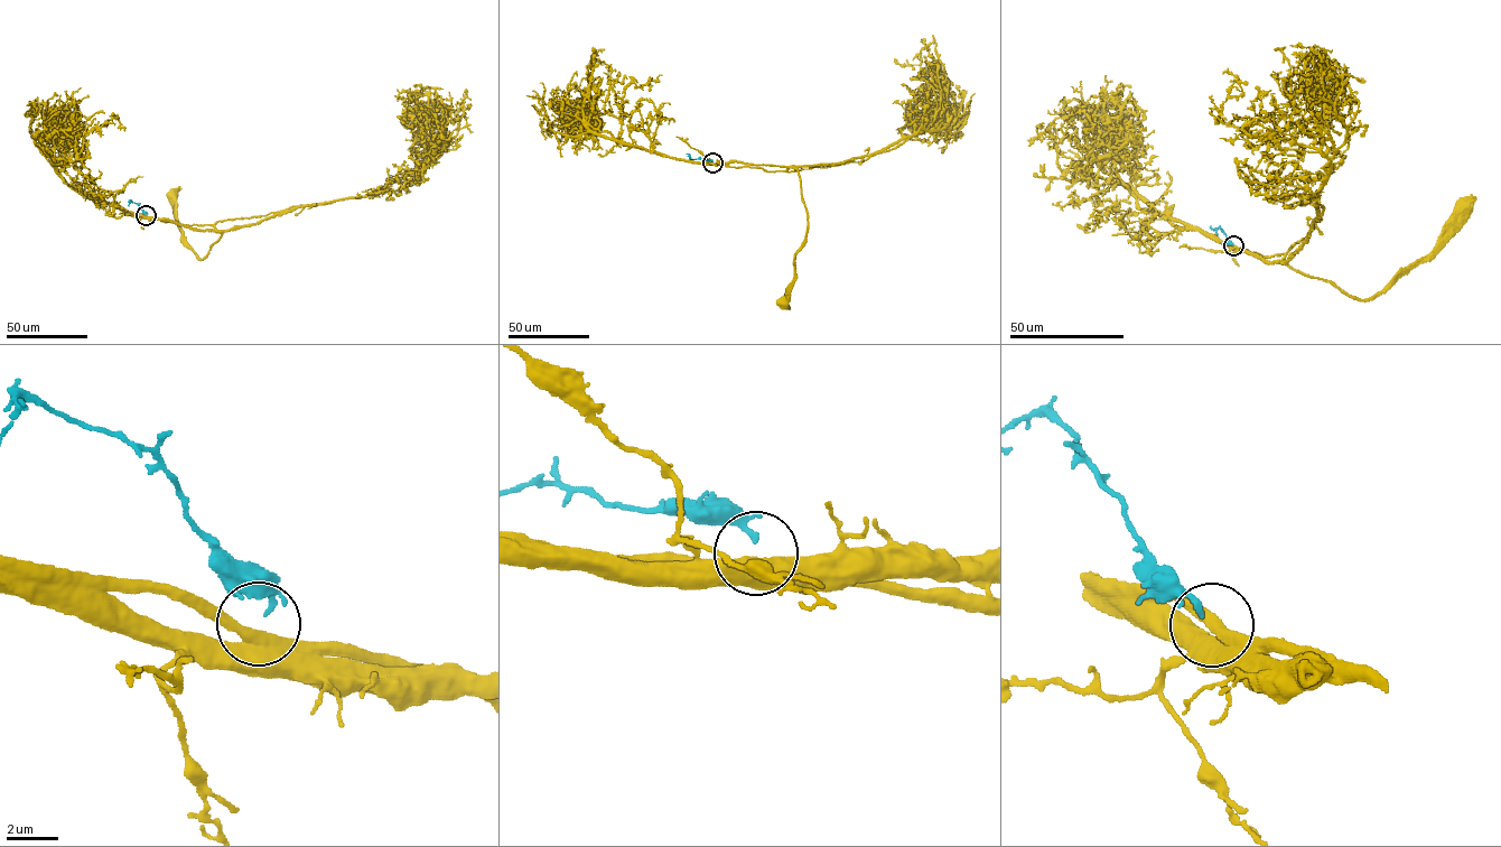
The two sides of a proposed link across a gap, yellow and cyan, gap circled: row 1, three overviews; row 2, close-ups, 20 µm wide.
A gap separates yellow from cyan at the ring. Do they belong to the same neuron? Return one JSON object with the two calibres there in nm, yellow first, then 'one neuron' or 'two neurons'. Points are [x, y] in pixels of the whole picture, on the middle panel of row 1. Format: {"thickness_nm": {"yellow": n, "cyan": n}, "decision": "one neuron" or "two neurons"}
{"thickness_nm": {"yellow": 500, "cyan": 220}, "decision": "two neurons"}

